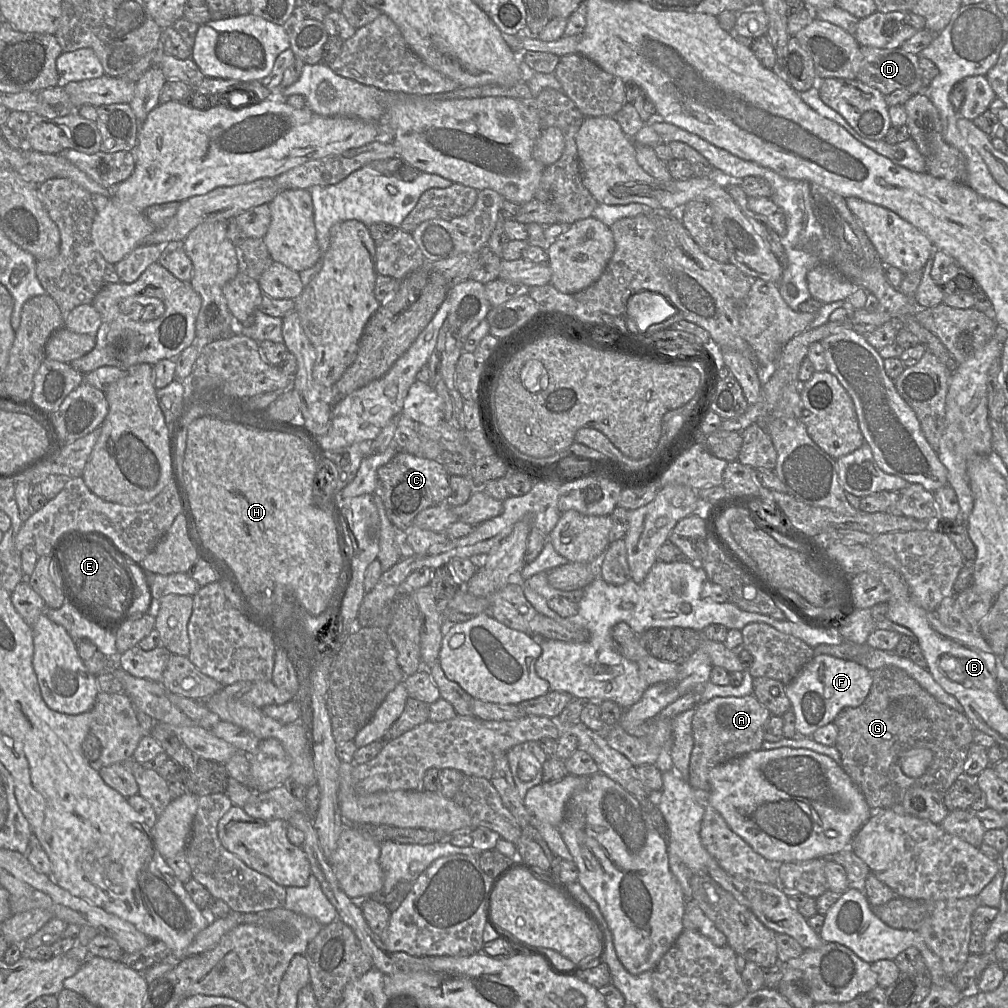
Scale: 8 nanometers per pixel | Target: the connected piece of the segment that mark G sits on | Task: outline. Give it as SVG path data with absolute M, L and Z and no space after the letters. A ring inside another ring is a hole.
M884 666L871 672L872 685L865 701L858 707L842 709L833 721L838 729L834 746L841 756L840 766L861 791L873 812L901 804L907 790L915 786L944 793L964 773L964 763L973 743L975 728L972 723L964 713L938 702L904 670ZM913 748L926 748L933 752L931 764L918 777L905 775L899 766L903 753Z

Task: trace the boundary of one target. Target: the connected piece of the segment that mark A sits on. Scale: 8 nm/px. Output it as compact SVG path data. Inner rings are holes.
M754 695L714 697L695 708L692 720L693 749L687 782L695 790L708 792L710 771L728 760L762 749L764 726L771 713Z

